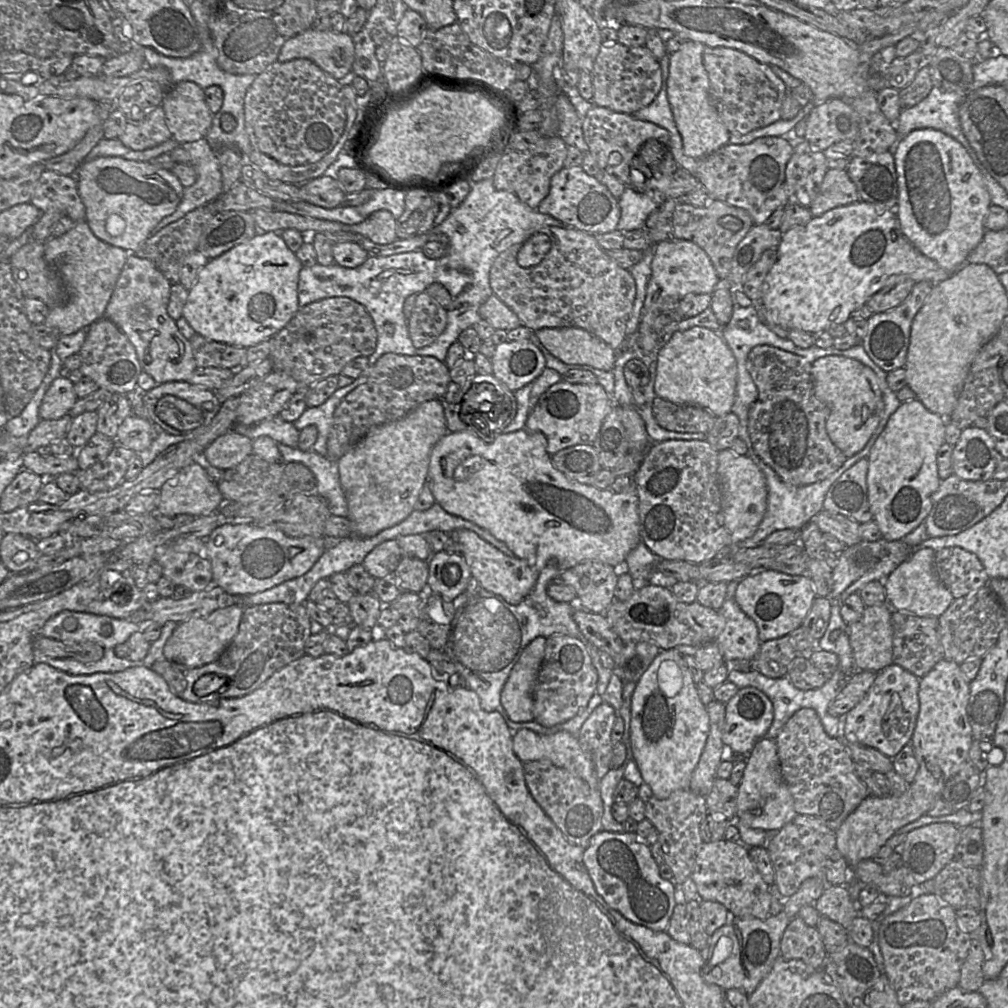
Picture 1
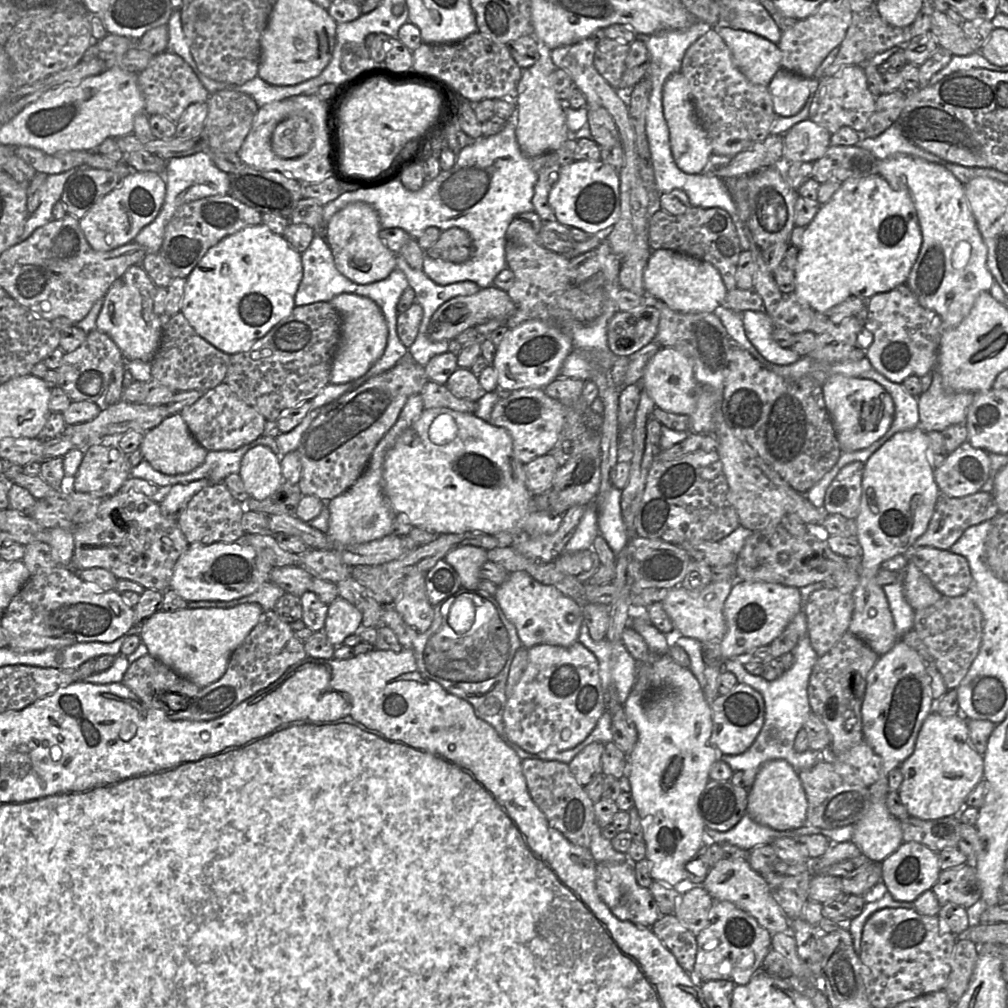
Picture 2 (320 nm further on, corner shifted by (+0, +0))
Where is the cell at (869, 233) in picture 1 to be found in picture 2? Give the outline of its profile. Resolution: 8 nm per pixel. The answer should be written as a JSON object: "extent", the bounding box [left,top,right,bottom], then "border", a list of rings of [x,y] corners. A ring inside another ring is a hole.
{"extent":[793,175,922,312],"border":[[[870,175],[862,178],[849,178],[841,183],[841,187],[827,203],[820,205],[814,219],[805,227],[795,268],[795,291],[793,295],[803,304],[810,307],[814,312],[825,312],[850,297],[868,300],[878,293],[889,292],[895,287],[907,282],[911,268],[919,254],[921,244],[922,234],[918,222],[917,212],[907,191],[892,189],[888,182],[880,175]],[[848,192],[852,192],[855,196],[852,203],[846,203],[844,200],[844,196]]]}

